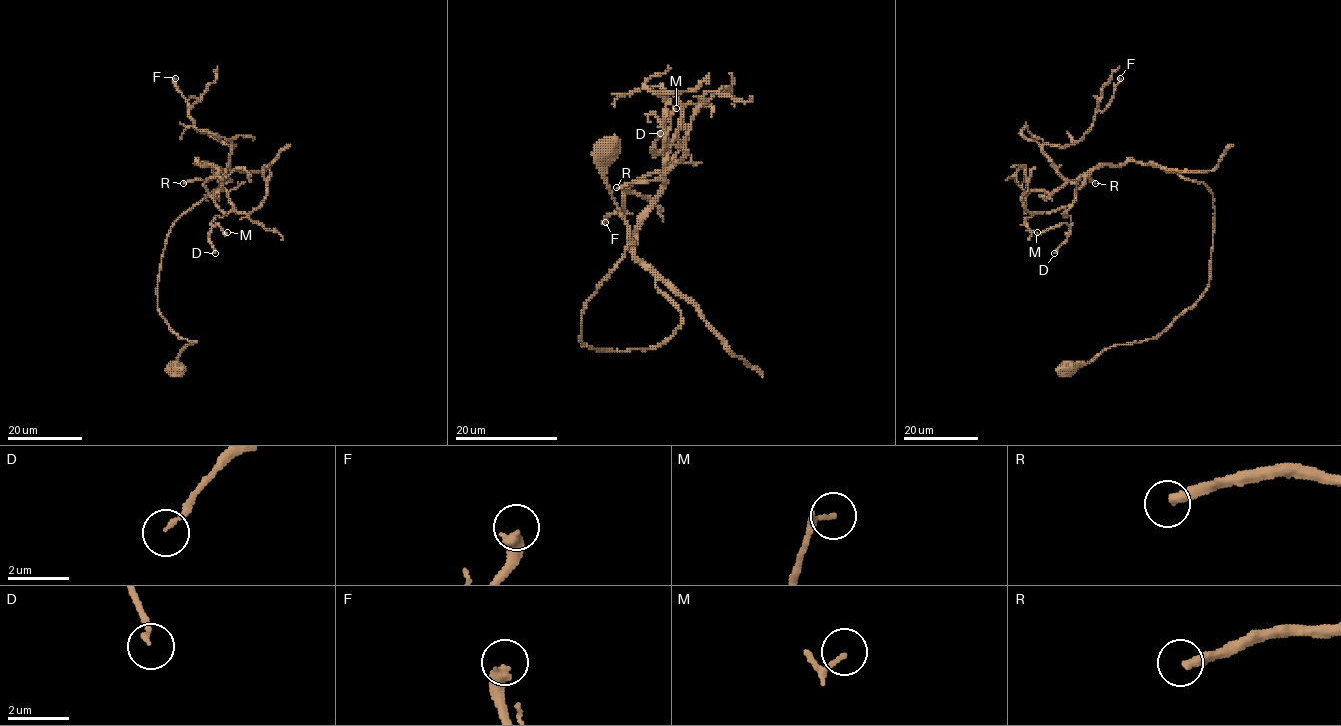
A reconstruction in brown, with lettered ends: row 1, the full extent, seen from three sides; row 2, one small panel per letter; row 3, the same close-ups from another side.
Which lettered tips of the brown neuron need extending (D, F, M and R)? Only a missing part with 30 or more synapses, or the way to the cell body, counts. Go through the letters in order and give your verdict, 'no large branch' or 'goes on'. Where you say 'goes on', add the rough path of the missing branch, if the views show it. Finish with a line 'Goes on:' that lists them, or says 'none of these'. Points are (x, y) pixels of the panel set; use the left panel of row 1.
D: no large branch
F: no large branch
M: no large branch
R: goes on | (183, 183), (152, 185), (143, 193), (132, 217), (119, 230), (120, 239), (115, 244)
Goes on: R

